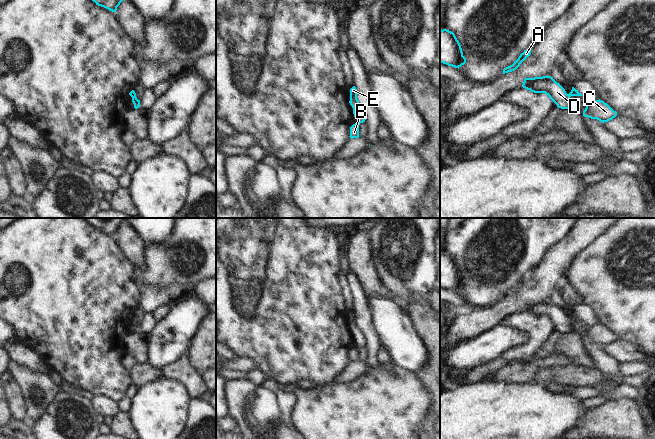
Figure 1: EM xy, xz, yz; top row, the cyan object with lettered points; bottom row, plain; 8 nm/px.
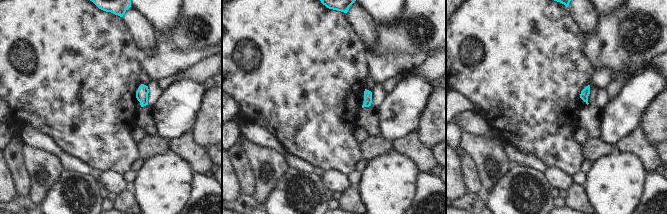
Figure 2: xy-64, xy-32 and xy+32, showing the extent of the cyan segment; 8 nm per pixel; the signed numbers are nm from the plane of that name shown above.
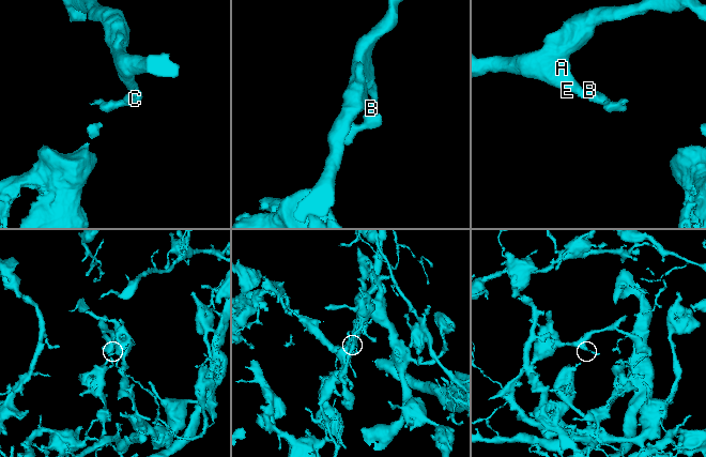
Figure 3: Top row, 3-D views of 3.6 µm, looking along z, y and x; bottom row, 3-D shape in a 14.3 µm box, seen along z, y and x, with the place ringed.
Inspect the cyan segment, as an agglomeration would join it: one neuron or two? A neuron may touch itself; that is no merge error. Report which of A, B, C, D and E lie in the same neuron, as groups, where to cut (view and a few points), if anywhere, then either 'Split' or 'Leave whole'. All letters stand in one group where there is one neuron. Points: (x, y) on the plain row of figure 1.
Groups: A D E / B C. Split along xz (357, 346), (359, 348). Split

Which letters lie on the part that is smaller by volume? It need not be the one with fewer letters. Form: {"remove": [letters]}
{"remove": ["B", "C"]}

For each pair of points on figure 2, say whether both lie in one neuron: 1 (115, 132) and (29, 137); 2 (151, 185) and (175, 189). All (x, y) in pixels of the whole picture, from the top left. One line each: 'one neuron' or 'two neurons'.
1: two neurons
2: one neuron

